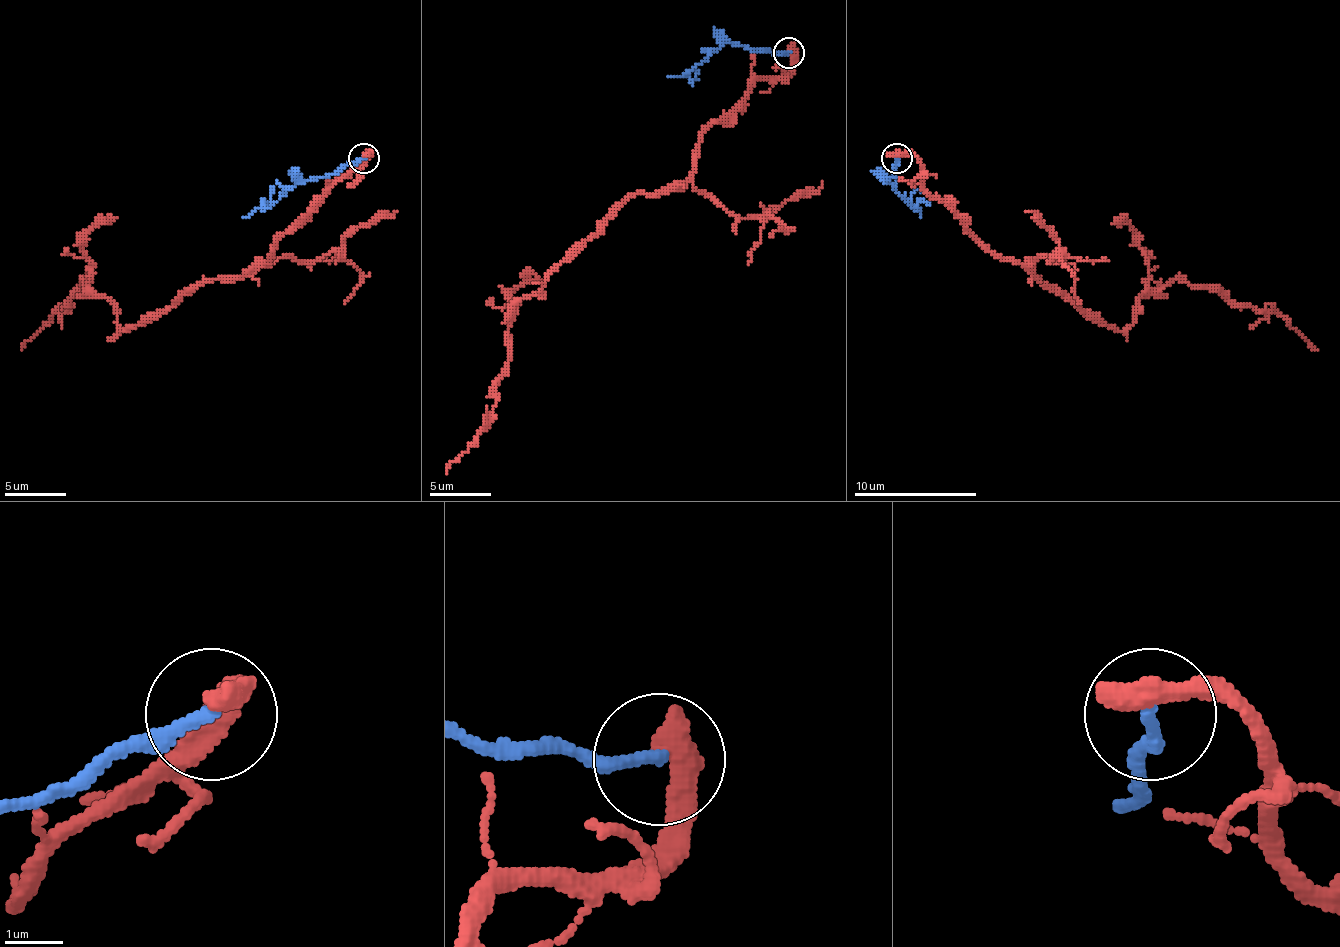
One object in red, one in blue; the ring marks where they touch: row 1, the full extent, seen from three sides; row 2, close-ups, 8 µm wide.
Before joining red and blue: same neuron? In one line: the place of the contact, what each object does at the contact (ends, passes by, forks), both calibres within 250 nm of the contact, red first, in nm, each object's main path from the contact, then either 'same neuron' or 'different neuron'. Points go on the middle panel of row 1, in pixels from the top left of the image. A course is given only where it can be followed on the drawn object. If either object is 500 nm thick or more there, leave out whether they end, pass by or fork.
at (789, 53); 550 nm thick on the red side, 240 nm on the other; red runs (788, 52), (788, 70), (760, 76), (702, 135), (677, 187), (631, 196), (514, 307), (486, 427), (446, 473); blue runs (788, 52), (723, 43), (692, 70), (668, 76); different neuron

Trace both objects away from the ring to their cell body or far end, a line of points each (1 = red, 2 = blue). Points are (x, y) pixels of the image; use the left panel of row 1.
1: (363, 156), (252, 276), (191, 285), (126, 331), (83, 279), (21, 350)
2: (363, 159), (332, 174), (298, 180), (267, 208), (243, 217)

